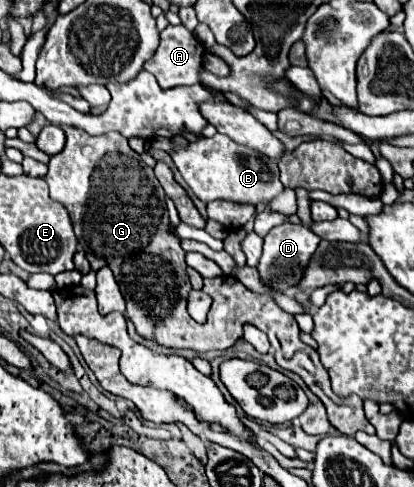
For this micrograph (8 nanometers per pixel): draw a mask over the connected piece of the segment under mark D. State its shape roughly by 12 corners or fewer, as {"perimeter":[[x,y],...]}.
{"perimeter":[[283,223],[265,237],[261,281],[297,287],[321,239]]}

